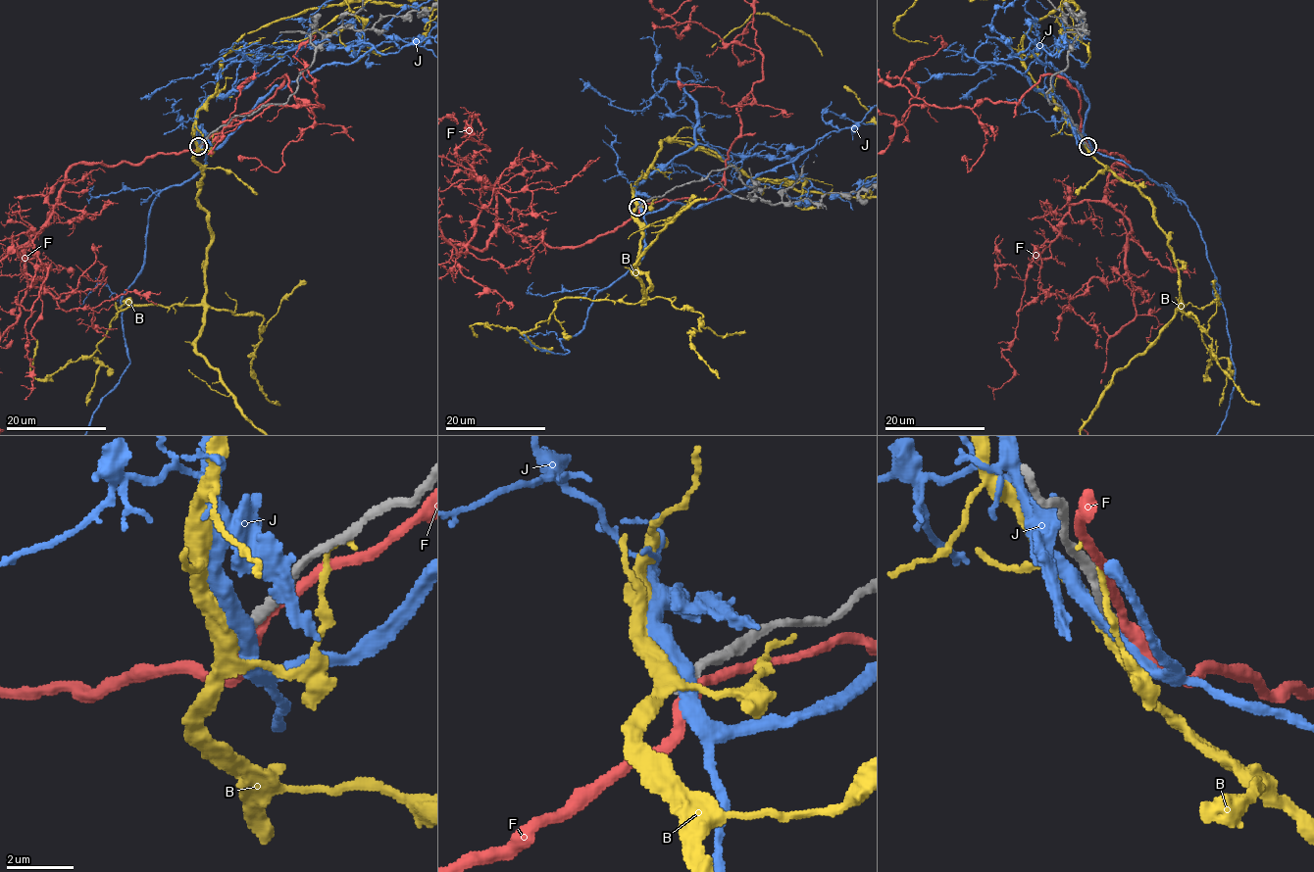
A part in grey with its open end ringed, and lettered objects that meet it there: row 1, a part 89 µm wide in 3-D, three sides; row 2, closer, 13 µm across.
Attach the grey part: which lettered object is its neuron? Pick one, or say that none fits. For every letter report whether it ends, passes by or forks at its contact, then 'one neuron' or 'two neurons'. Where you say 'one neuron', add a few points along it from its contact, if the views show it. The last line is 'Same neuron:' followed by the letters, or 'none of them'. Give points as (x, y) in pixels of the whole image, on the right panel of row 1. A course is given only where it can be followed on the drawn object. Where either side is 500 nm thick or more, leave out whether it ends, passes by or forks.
B: it passes by; two neurons
F: it passes by; two neurons
J: it passes by; two neurons
Same neuron: none of them

